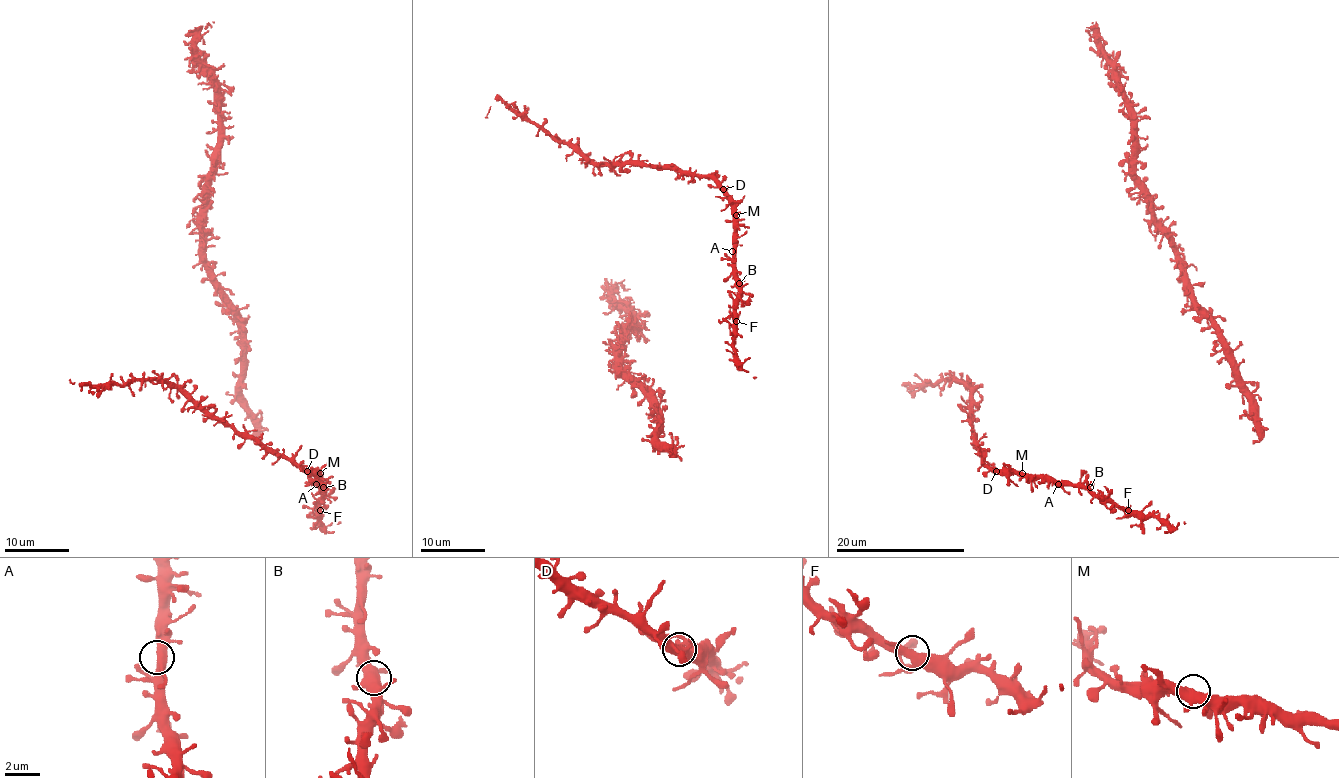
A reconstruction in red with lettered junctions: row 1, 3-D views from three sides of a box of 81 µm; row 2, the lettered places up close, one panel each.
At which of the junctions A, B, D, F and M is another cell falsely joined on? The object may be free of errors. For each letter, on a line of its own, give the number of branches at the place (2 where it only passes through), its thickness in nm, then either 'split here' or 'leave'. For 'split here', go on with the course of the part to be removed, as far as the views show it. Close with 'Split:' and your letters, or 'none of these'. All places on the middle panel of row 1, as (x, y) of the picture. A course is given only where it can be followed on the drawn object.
A: 3 | 460 nm | leave
B: 2 | 550 nm | leave
D: 3 | 440 nm | leave
F: 3 | 440 nm | leave
M: 3 | 460 nm | leave
Split: none of these

